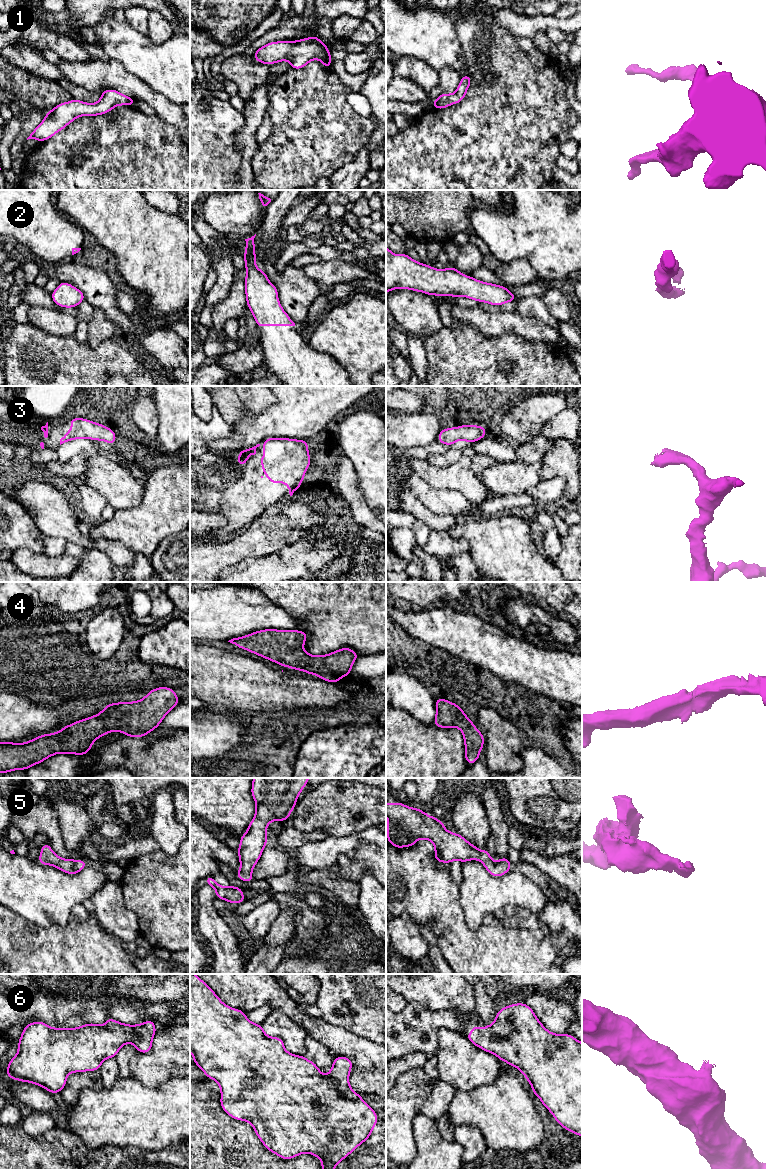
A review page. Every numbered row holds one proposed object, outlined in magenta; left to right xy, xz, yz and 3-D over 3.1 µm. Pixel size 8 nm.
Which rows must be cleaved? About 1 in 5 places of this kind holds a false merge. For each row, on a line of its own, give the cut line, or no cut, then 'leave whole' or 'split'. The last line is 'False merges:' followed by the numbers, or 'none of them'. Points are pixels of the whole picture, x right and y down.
1: cut none; leave whole
2: cut none; leave whole
3: cut none; leave whole
4: cut none; leave whole
5: cut none; leave whole
6: cut none; leave whole
False merges: none of them

